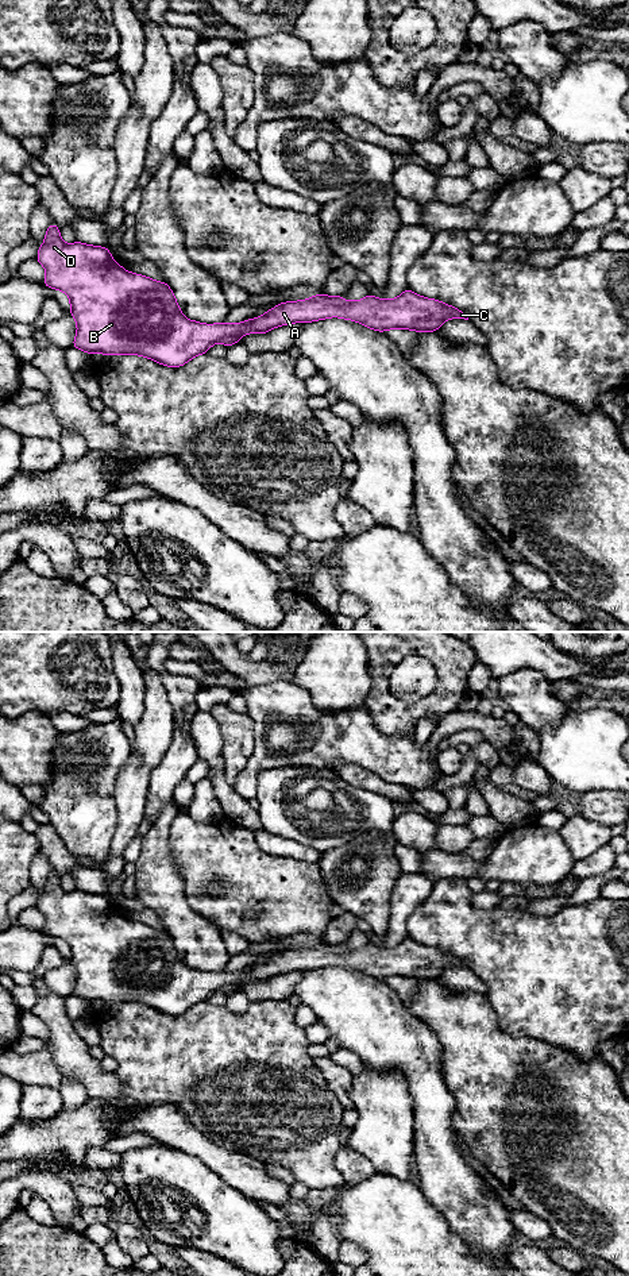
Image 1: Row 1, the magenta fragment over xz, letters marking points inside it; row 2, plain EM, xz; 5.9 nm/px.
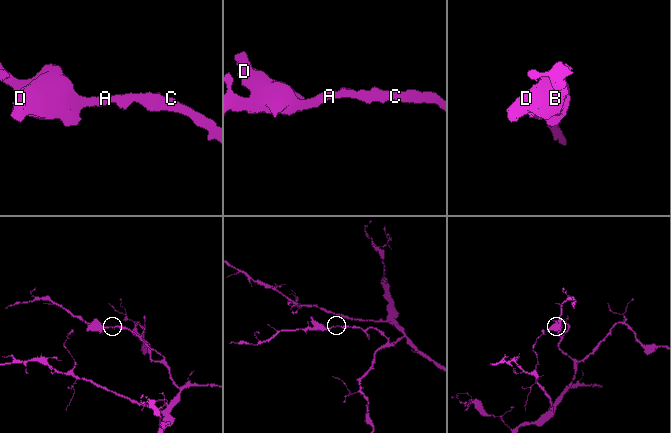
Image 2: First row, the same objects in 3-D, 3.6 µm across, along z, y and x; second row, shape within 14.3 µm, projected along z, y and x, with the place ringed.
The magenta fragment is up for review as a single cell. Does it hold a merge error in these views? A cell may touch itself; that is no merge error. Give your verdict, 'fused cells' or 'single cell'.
single cell

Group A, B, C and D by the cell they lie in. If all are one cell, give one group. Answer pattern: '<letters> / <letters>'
A B C D

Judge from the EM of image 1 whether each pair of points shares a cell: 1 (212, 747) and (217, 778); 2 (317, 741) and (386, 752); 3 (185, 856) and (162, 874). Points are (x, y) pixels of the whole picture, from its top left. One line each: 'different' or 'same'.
1: same
2: same
3: different

